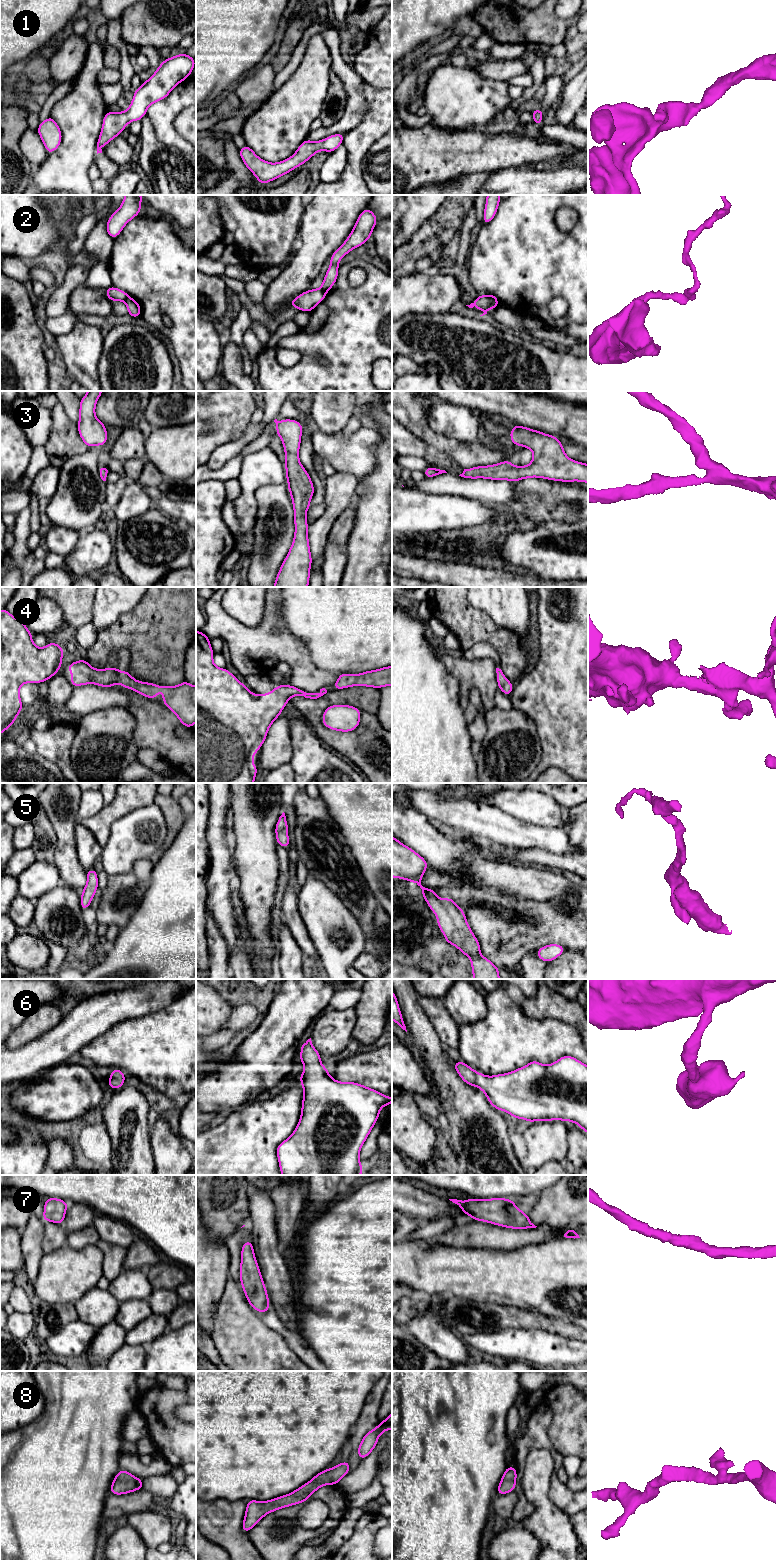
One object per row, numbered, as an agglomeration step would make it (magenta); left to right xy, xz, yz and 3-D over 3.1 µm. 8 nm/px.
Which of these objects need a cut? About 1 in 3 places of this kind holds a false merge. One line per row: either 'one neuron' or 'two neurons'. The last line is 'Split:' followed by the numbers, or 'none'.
1: one neuron
2: two neurons
3: one neuron
4: one neuron
5: one neuron
6: one neuron
7: one neuron
8: one neuron
Split: 2

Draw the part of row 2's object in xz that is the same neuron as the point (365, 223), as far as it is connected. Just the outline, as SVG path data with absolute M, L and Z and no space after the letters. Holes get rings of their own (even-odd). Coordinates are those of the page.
M367 206L359 215L353 230L345 242L330 256L330 267L328 268L321 289L326 295L334 286L338 278L339 260L351 250L363 245L372 235L378 219Z

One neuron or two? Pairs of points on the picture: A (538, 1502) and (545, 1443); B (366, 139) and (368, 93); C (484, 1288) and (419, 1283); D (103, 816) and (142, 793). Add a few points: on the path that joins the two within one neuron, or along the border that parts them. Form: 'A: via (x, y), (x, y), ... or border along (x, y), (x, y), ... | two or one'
A: border along (528, 1452), (548, 1449), (553, 1471) | two
B: via (372, 128), (373, 104) | one
C: via (468, 1283), (435, 1283) | one
D: via (113, 812), (132, 794) | one

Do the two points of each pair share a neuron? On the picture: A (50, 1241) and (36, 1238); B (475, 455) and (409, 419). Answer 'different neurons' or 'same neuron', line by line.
A: different neurons
B: same neuron

